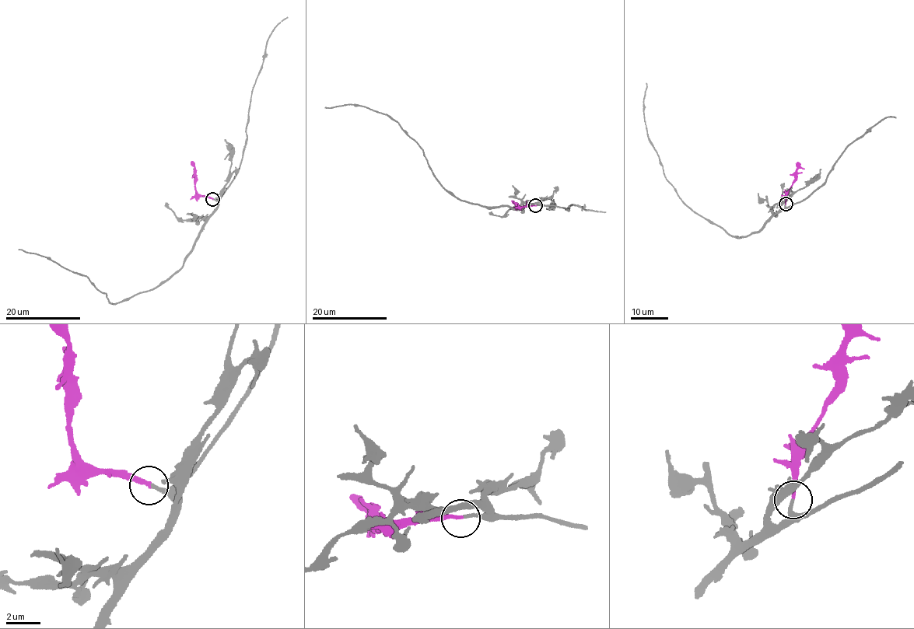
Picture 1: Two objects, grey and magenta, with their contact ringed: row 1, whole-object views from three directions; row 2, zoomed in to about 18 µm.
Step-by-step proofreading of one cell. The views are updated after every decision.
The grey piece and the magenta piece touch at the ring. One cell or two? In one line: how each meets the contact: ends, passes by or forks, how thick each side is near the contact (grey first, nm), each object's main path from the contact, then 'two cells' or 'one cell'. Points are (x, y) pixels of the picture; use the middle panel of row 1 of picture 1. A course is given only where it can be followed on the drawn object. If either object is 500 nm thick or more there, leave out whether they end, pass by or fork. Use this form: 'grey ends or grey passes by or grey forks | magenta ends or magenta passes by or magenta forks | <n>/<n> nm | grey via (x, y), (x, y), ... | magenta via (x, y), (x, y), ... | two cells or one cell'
grey ends | magenta ends | 200/240 nm | grey via (536, 205), (520, 210), (459, 200), (438, 180), (423, 150), (397, 122), (354, 104), (324, 107) | magenta via (536, 205), (520, 207), (516, 203), (515, 210) | one cell

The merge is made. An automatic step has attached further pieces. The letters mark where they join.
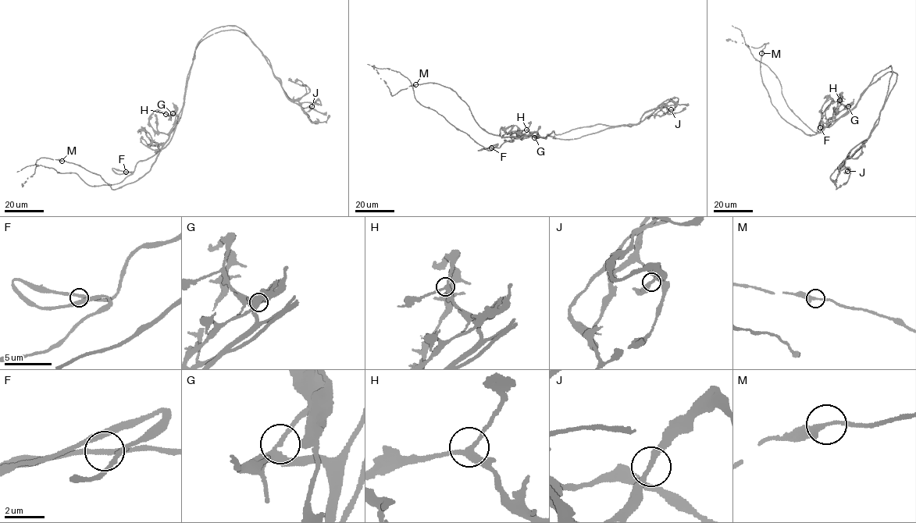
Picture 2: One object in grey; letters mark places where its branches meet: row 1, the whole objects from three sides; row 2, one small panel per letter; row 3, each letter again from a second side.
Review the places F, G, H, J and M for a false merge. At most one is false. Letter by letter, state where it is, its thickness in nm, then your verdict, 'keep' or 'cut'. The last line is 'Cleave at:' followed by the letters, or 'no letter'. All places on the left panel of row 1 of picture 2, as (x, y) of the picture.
F: place (126, 172); calibre 190 nm; keep
G: place (172, 113); calibre 220 nm; cut
H: place (165, 114); calibre 280 nm; keep
J: place (311, 106); calibre 240 nm; keep
M: place (62, 161); calibre 280 nm; keep
Cleave at: G

